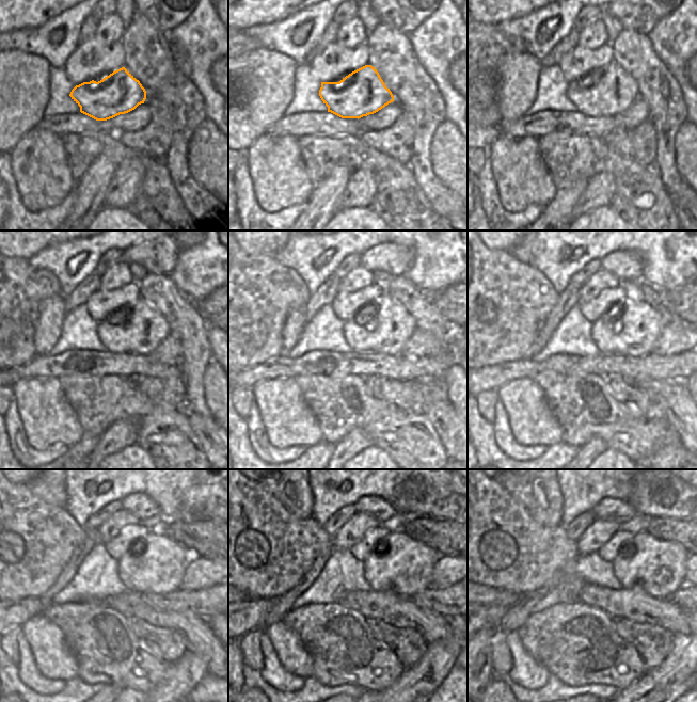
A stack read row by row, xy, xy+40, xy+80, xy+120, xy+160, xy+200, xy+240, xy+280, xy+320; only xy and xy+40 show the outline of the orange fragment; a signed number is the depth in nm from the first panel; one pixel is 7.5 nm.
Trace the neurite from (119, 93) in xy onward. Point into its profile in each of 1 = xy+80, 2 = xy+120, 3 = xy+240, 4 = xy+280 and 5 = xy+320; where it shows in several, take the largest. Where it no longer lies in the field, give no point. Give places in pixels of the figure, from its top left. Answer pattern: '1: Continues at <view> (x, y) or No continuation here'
1: Continues at xy+80 (606, 92)
2: Continues at xy+120 (139, 328)
3: Continues at xy+240 (157, 568)
4: Continues at xy+280 (404, 565)
5: Continues at xy+320 (656, 567)

